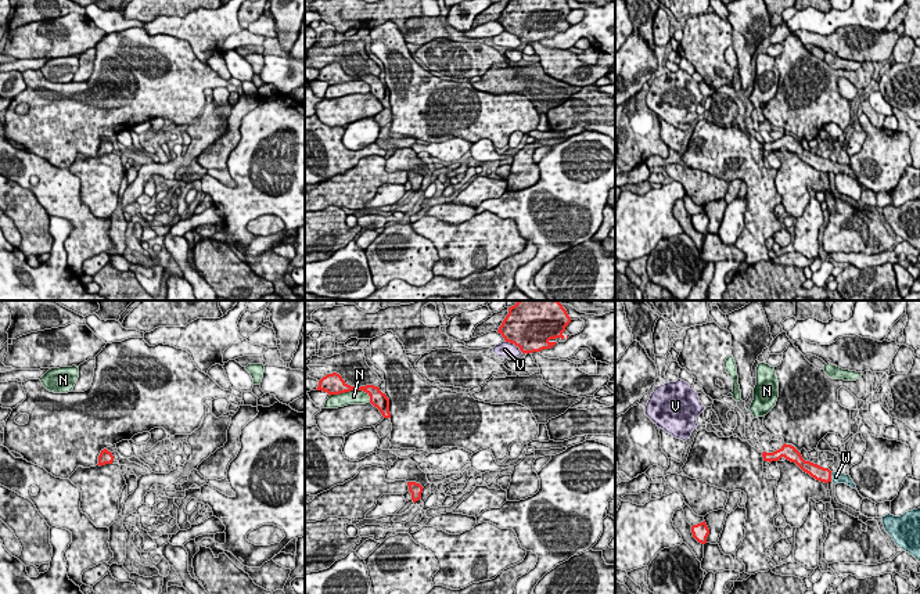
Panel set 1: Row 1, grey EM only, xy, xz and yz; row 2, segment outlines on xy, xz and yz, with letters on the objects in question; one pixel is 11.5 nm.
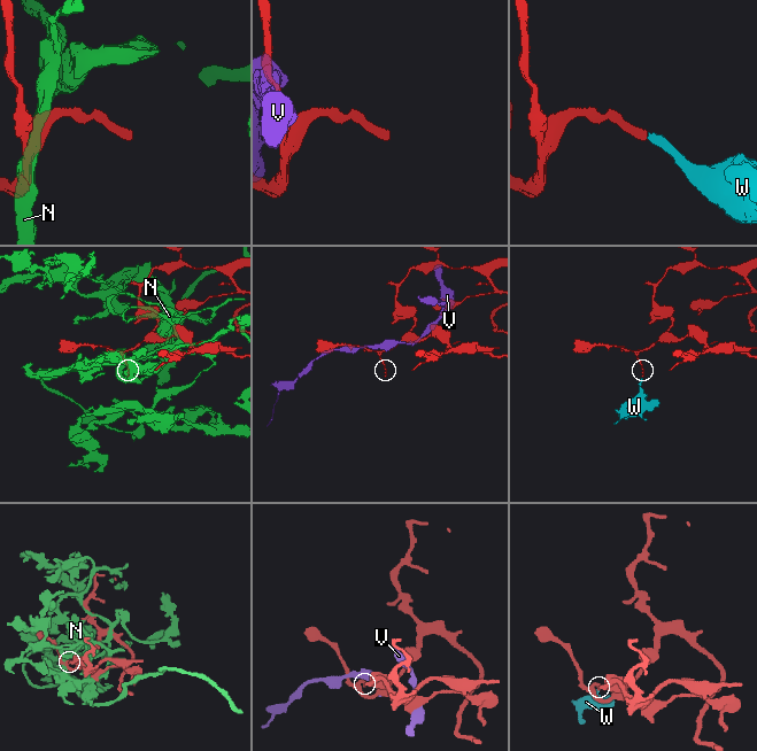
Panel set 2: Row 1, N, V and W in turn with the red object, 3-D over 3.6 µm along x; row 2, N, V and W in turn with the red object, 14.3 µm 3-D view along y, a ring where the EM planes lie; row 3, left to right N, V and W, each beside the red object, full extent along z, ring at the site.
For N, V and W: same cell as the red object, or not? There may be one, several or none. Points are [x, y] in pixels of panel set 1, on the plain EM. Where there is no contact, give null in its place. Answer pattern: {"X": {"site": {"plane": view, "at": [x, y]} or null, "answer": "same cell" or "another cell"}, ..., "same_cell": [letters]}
{"N": {"site": {"plane": "xz", "at": [352, 79]}, "answer": "another cell"}, "V": {"site": {"plane": "xz", "at": [514, 33]}, "answer": "another cell"}, "W": {"site": {"plane": "yz", "at": [830, 166]}, "answer": "same cell"}, "same_cell": ["W"]}

